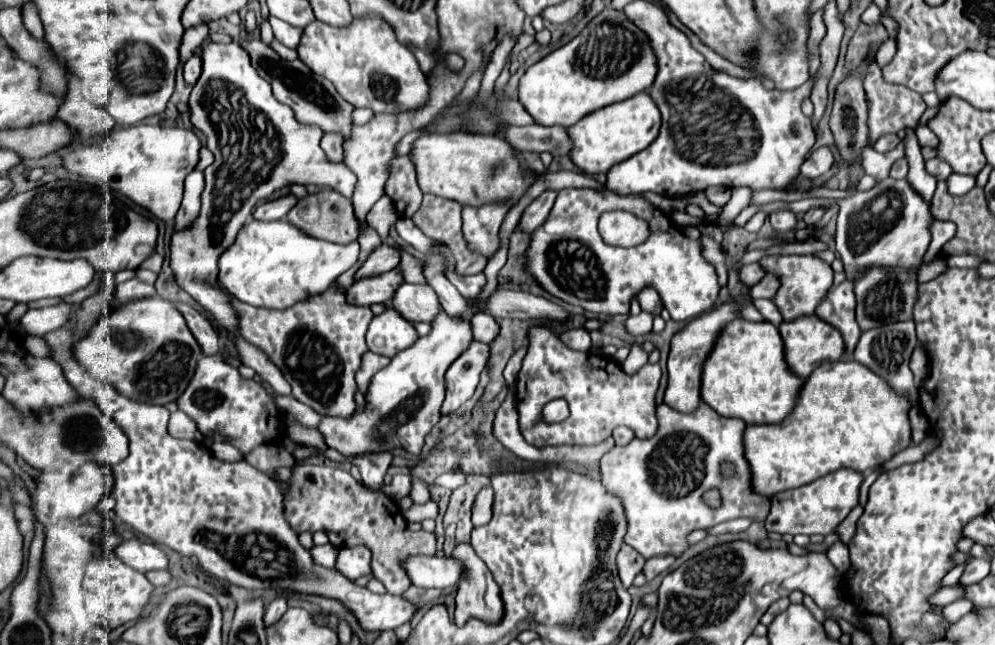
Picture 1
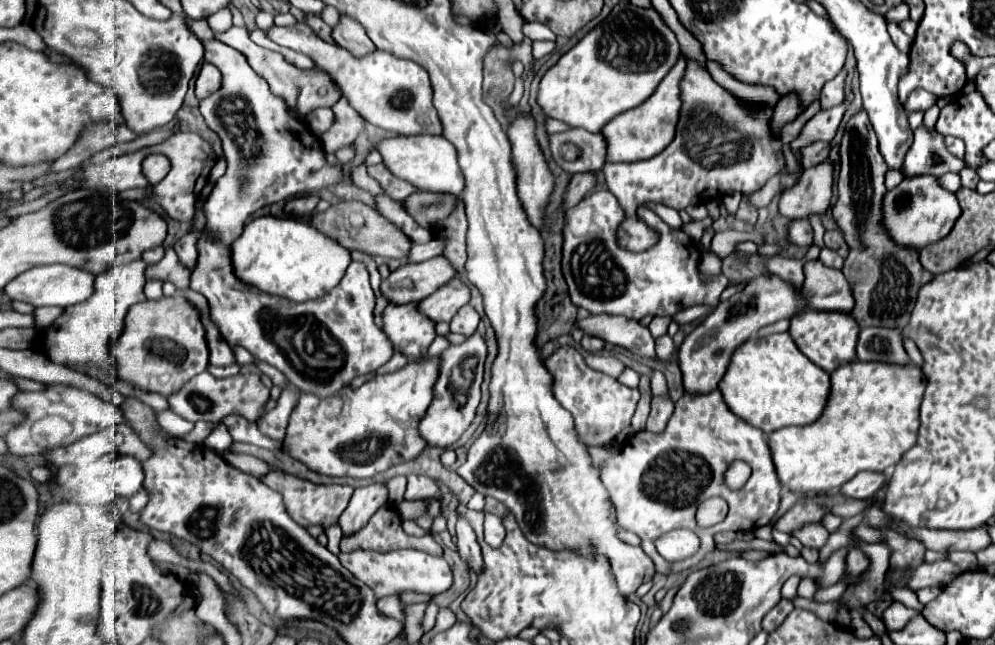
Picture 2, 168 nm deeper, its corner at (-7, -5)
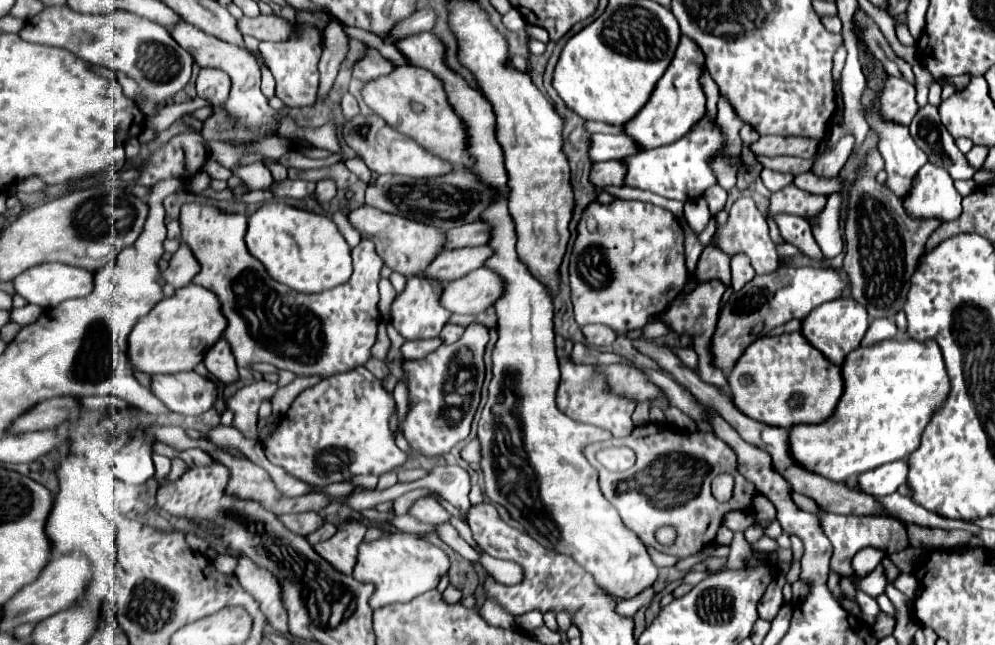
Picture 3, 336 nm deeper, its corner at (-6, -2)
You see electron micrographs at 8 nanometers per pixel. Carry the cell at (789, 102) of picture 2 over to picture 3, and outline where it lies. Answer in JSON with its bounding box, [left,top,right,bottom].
[767,182,827,234]

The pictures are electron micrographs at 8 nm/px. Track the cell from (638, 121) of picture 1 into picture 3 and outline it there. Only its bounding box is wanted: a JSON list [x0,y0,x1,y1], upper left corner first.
[623,36,705,150]

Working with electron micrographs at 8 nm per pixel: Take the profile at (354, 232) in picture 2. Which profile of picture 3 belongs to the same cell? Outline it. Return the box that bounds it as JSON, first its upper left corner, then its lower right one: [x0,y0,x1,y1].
[347,206,443,278]

